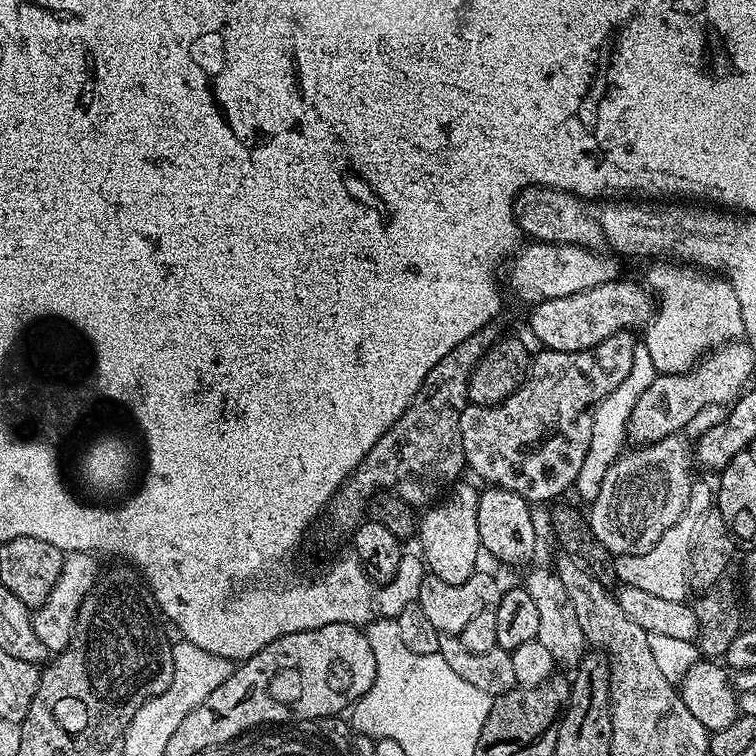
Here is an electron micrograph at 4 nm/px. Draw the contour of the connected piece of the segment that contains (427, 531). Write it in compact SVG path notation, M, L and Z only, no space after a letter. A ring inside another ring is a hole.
M464 483L449 487L438 502L423 509L424 517L421 515L418 520L420 552L428 563L427 571L442 578L444 584L461 584L473 574L473 569L468 568L468 536L470 540L478 530L480 492L474 485Z

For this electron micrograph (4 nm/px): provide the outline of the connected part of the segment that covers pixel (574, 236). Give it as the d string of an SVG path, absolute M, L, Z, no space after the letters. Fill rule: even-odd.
M533 186L524 188L517 194L514 211L521 233L533 241L553 244L583 244L586 248L595 249L596 240L603 241L605 237L600 229L599 219L593 213L591 216L584 204L587 203L575 192Z

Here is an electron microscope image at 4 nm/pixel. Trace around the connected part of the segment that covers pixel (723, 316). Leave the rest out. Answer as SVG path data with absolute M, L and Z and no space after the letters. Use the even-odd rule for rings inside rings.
M676 262L653 264L656 265L649 270L646 284L658 297L658 307L654 318L646 325L649 332L648 337L642 340L642 347L650 350L650 359L654 361L657 373L669 376L687 372L695 368L709 350L729 340L735 340L743 333L744 323L742 310L738 306L738 294L734 292L734 286L729 280L719 274L709 274ZM667 320L677 324L680 332L667 332L664 329Z

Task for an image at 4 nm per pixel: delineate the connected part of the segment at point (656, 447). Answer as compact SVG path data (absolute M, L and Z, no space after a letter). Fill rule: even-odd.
M675 434L653 444L629 447L621 451L606 470L597 496L590 501L589 508L592 509L587 509L586 515L594 538L598 538L598 542L602 542L613 557L641 556L654 546L654 542L658 542L658 538L662 538L662 534L666 534L666 530L670 530L670 526L674 526L674 522L678 522L678 518L682 518L694 483L691 472L691 468L694 468L694 452L684 438Z

